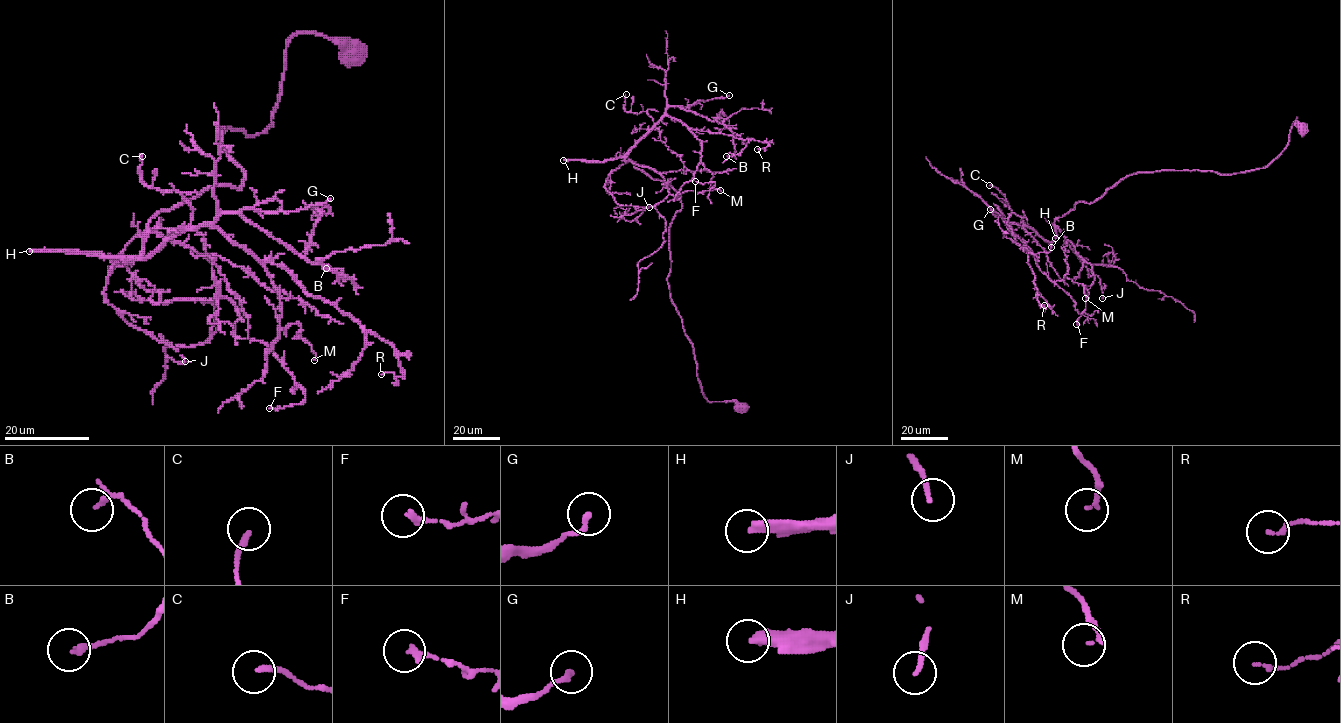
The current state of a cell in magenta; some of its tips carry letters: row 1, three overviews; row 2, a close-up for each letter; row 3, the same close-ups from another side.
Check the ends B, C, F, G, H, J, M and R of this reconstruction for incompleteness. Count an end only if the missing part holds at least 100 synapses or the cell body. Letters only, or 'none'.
H

